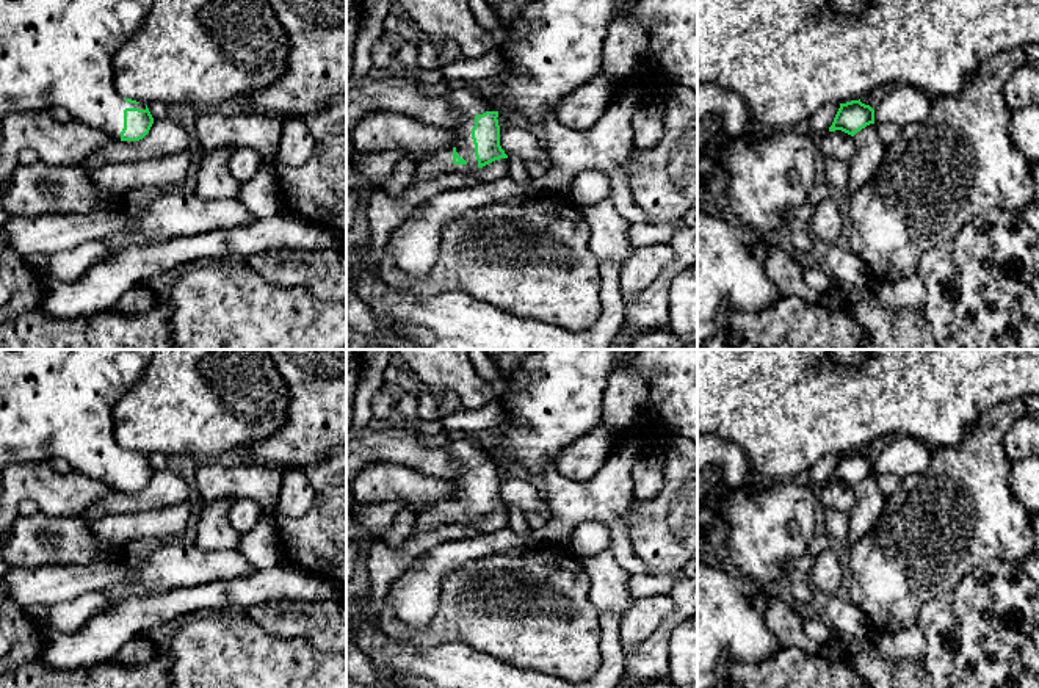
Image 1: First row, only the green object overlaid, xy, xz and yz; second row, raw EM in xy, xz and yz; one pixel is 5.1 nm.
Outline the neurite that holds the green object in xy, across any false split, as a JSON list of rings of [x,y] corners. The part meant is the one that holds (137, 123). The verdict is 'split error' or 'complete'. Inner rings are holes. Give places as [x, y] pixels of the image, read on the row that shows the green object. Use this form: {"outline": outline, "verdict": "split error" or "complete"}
{"outline": [[[0,0],[0,119],[14,111],[39,111],[63,107],[71,113],[72,119],[103,132],[110,139],[143,139],[149,133],[154,118],[146,103],[124,99],[118,92],[113,80],[113,58],[118,49],[139,30],[150,8],[152,0]]], "verdict": "split error"}

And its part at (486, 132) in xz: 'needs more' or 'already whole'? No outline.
needs more

